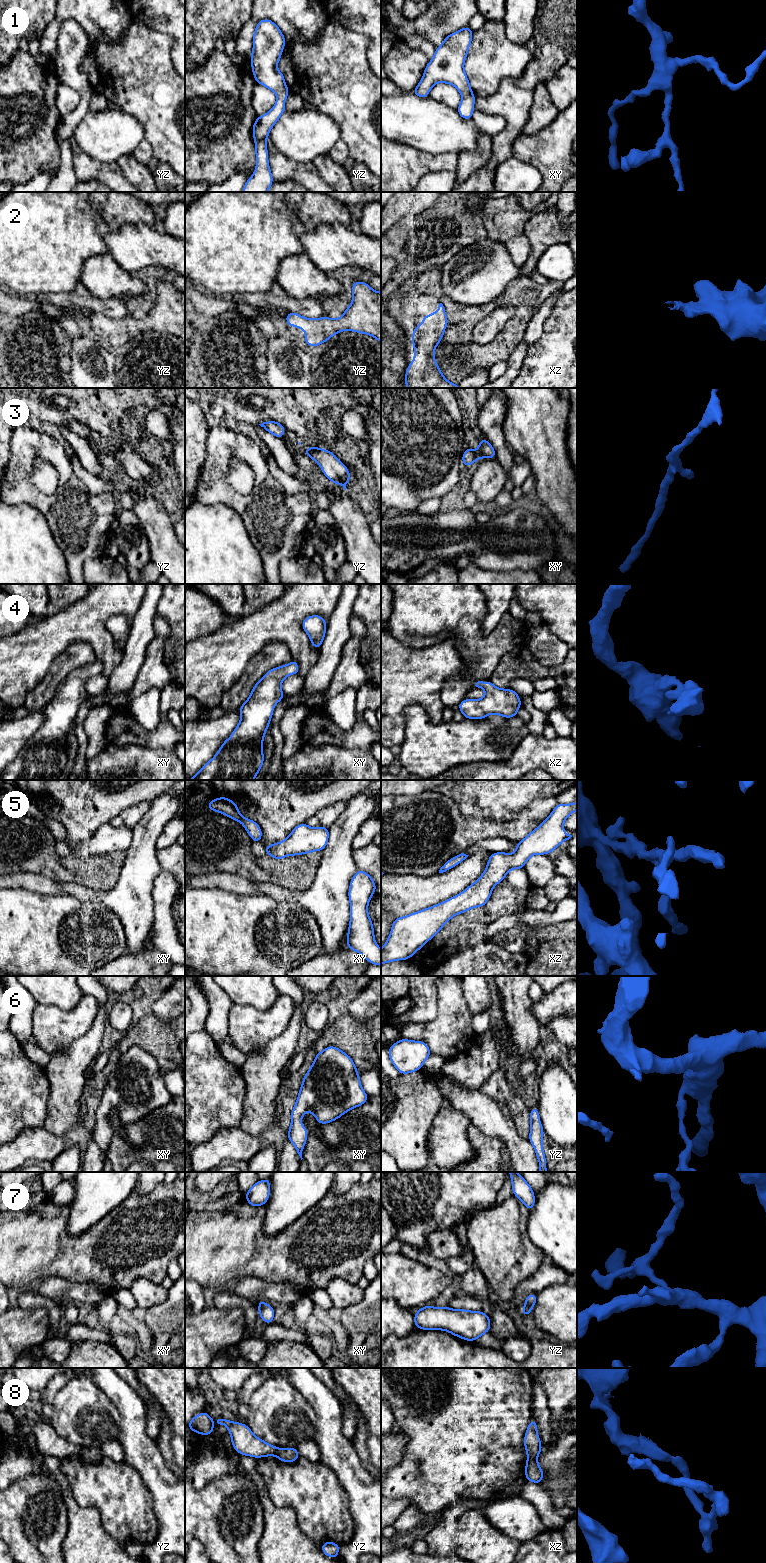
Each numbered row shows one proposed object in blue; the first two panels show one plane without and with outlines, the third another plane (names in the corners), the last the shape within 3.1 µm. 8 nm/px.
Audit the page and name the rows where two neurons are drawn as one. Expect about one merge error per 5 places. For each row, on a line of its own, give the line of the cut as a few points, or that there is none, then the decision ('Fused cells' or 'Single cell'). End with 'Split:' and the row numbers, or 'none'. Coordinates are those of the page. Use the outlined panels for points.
1: No split. Single cell
2: No split. Single cell
3: No split. Single cell
4: No split. Single cell
5: No split. Single cell
6: No split. Single cell
7: No split. Single cell
8: Split along xz (535, 1458), (528, 1460). Fused cells
Split: 8

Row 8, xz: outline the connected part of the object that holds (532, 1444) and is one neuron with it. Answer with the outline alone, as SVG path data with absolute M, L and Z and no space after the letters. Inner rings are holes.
M531 1419L524 1437L524 1447L528 1460L535 1460L542 1451L542 1445L537 1433L537 1422Z

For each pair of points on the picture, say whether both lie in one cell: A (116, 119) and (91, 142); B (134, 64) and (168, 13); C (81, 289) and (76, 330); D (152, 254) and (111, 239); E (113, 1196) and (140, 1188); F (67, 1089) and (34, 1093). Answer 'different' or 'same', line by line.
A: same
B: different
C: different
D: same
E: different
F: different

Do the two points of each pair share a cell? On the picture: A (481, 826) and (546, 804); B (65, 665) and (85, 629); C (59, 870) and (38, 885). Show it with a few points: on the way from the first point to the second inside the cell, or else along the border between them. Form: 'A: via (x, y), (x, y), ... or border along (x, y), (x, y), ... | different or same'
A: via (497, 828), (518, 828), (530, 816) | same
B: border along (96, 654), (89, 645), (74, 642), (59, 656) | different
C: border along (26, 872), (41, 874), (57, 882) | different

